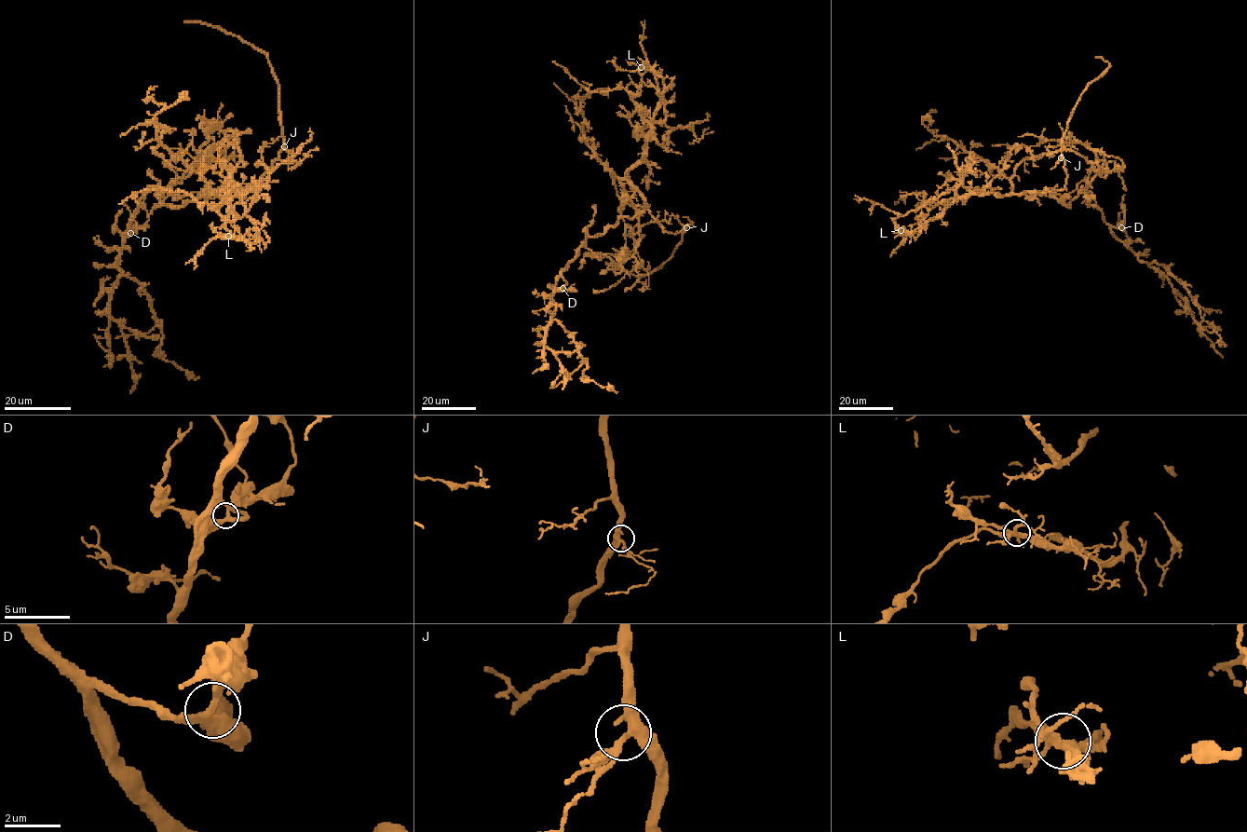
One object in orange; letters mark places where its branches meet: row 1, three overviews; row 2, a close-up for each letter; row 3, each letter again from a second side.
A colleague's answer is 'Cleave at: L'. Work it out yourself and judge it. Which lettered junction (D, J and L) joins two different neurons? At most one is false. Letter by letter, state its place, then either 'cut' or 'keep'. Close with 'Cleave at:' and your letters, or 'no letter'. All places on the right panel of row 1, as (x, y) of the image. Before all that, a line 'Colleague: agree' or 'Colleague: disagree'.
Colleague: disagree
D: at (1121, 227); keep
J: at (1061, 157); keep
L: at (901, 230); keep
Cleave at: no letter

